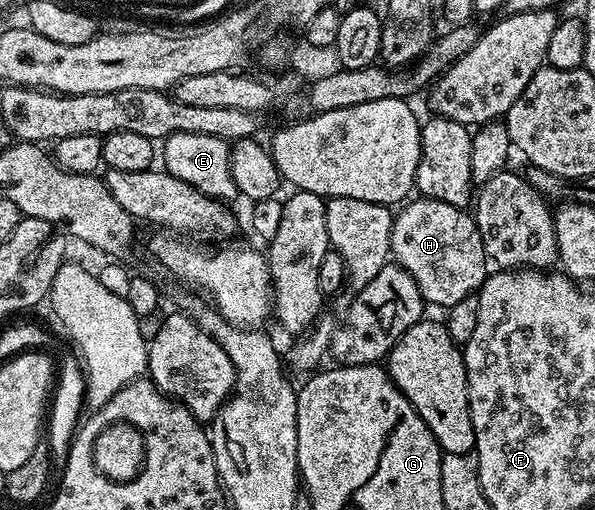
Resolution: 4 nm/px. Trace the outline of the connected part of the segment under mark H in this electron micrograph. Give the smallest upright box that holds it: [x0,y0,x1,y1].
[391,197,490,309]

